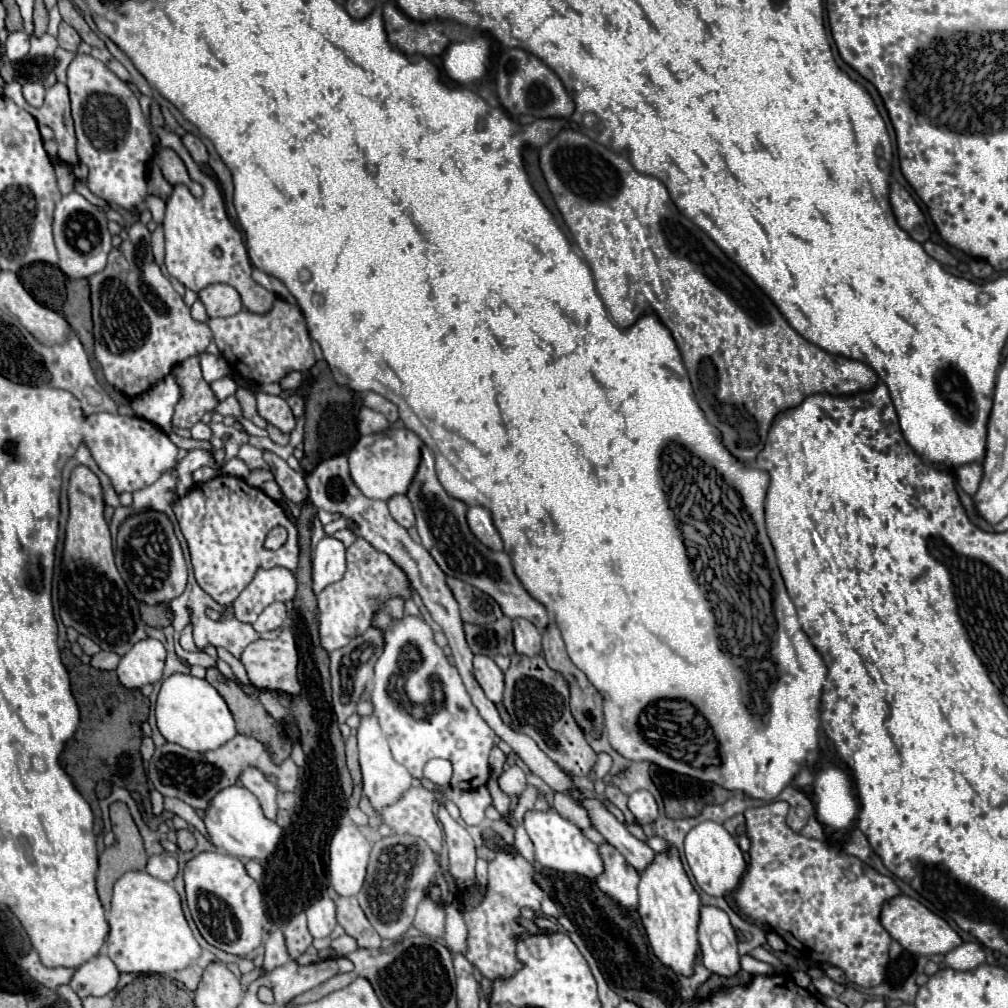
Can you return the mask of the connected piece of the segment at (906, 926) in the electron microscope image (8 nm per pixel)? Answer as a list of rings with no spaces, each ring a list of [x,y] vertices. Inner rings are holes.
[[[899,896],[887,902],[881,914],[881,922],[883,922],[883,928],[891,934],[891,938],[897,940],[911,954],[921,954],[921,956],[945,954],[963,942],[959,934],[941,916],[933,914],[929,908],[925,908],[921,902],[909,896]]]

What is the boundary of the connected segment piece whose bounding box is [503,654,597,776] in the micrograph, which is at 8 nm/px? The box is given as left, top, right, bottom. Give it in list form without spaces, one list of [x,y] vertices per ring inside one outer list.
[[[511,656],[511,666],[505,672],[503,704],[513,724],[523,734],[531,736],[559,768],[577,776],[587,776],[593,770],[597,754],[591,750],[591,746],[583,738],[583,732],[579,730],[579,726],[575,726],[575,720],[567,710],[567,682],[563,682],[563,678],[559,678],[559,674],[555,674],[555,670],[547,666],[543,656]]]

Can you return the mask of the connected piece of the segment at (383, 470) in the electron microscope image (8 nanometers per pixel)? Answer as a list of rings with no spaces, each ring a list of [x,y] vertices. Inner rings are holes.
[[[389,428],[379,434],[359,438],[355,448],[349,452],[351,478],[357,488],[373,500],[389,500],[397,494],[405,494],[421,462],[421,438],[409,428]]]

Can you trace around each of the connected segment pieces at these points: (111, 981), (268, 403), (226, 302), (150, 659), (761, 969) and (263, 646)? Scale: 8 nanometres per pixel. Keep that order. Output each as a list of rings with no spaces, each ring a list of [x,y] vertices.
[[[99,954],[93,960],[85,962],[81,968],[77,968],[71,988],[81,996],[107,996],[115,990],[119,982],[121,972],[113,964],[113,960],[107,954]]]
[[[259,392],[257,410],[259,410],[261,418],[265,418],[269,424],[277,426],[283,432],[291,432],[291,426],[295,426],[295,416],[293,416],[289,404],[281,396],[271,396],[271,394]]]
[[[211,284],[199,292],[199,298],[205,304],[207,314],[211,318],[233,316],[239,310],[243,310],[239,292],[229,284]]]
[[[145,638],[137,642],[119,662],[117,676],[125,688],[141,688],[145,684],[155,684],[163,676],[165,668],[165,648],[155,638]]]
[[[745,956],[745,958],[741,958],[741,962],[743,962],[743,970],[745,970],[747,974],[751,974],[751,976],[757,976],[757,974],[769,976],[769,974],[773,974],[773,966],[767,964],[767,962],[761,962],[761,960],[757,960],[757,958]]]
[[[283,630],[273,640],[253,642],[241,654],[241,662],[255,686],[299,694],[297,650],[291,630]]]

